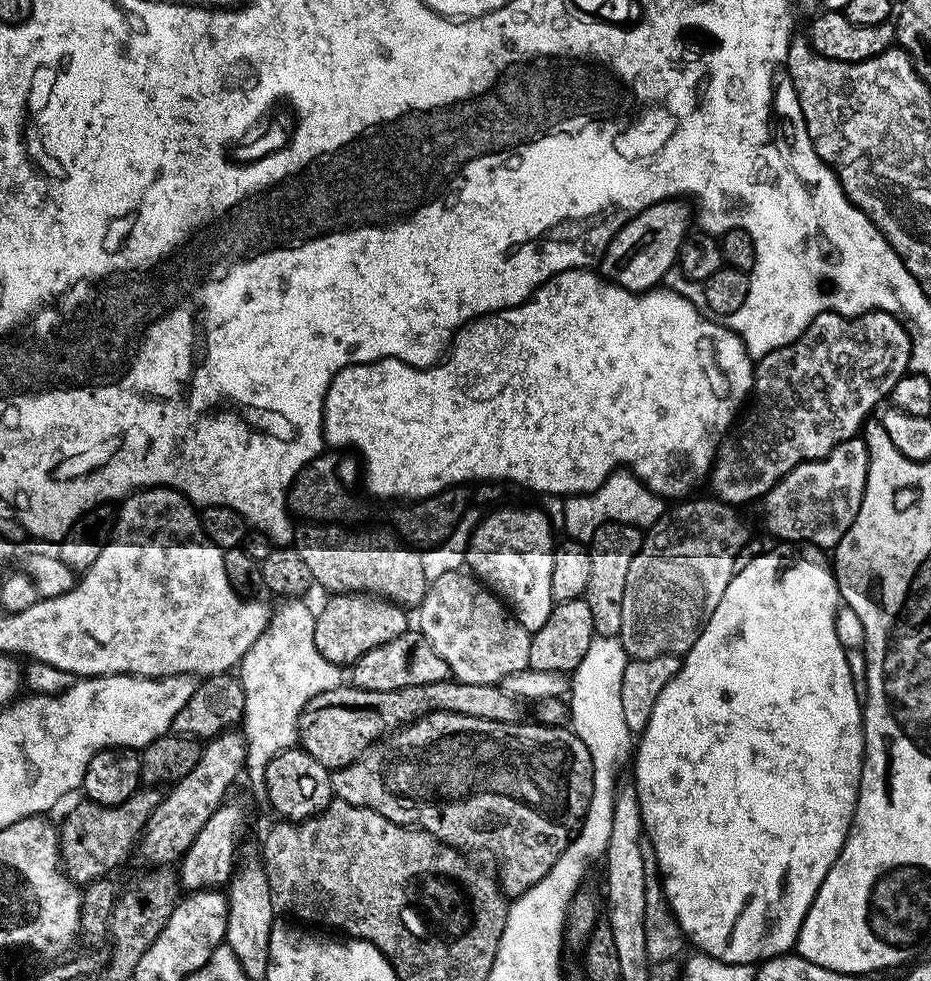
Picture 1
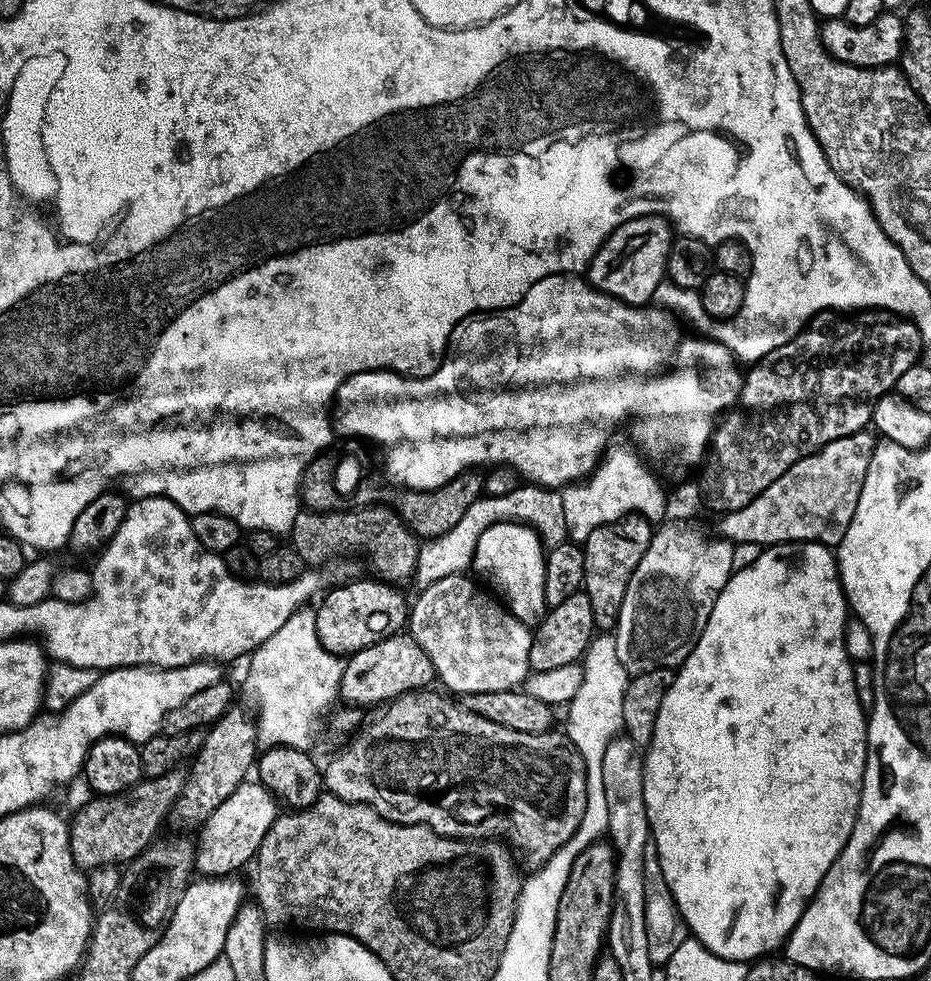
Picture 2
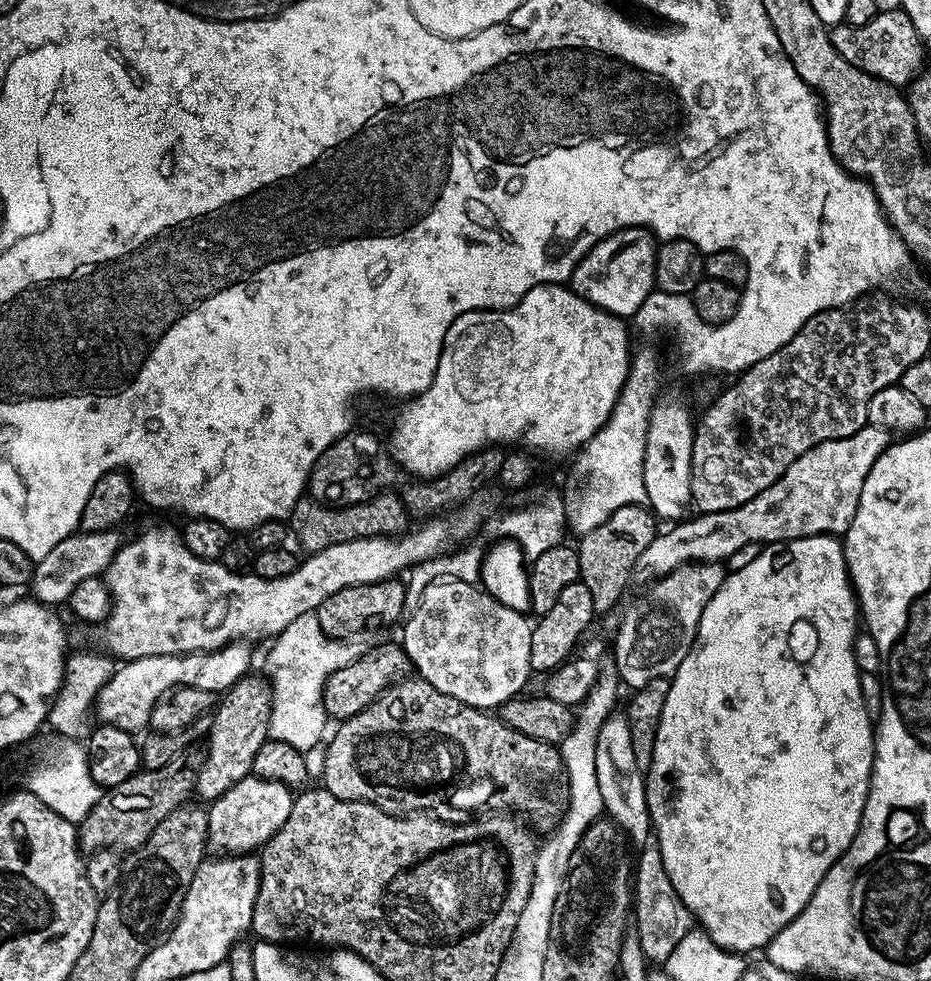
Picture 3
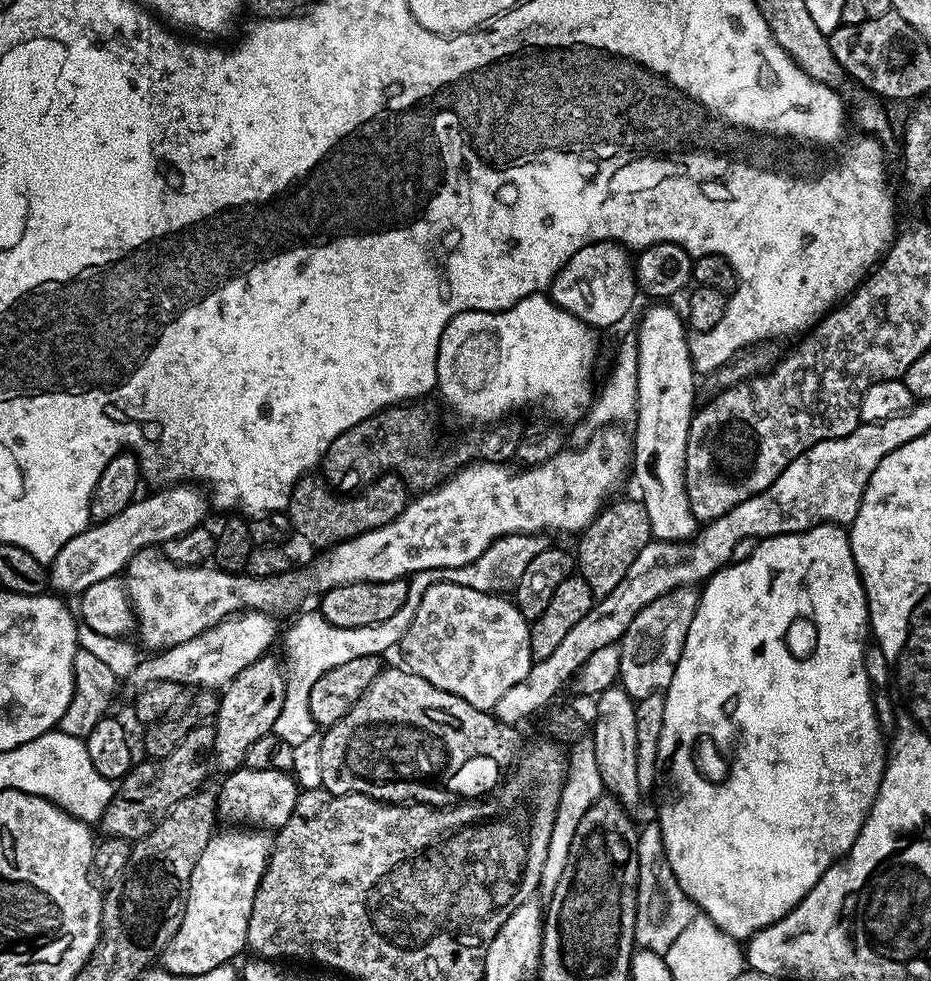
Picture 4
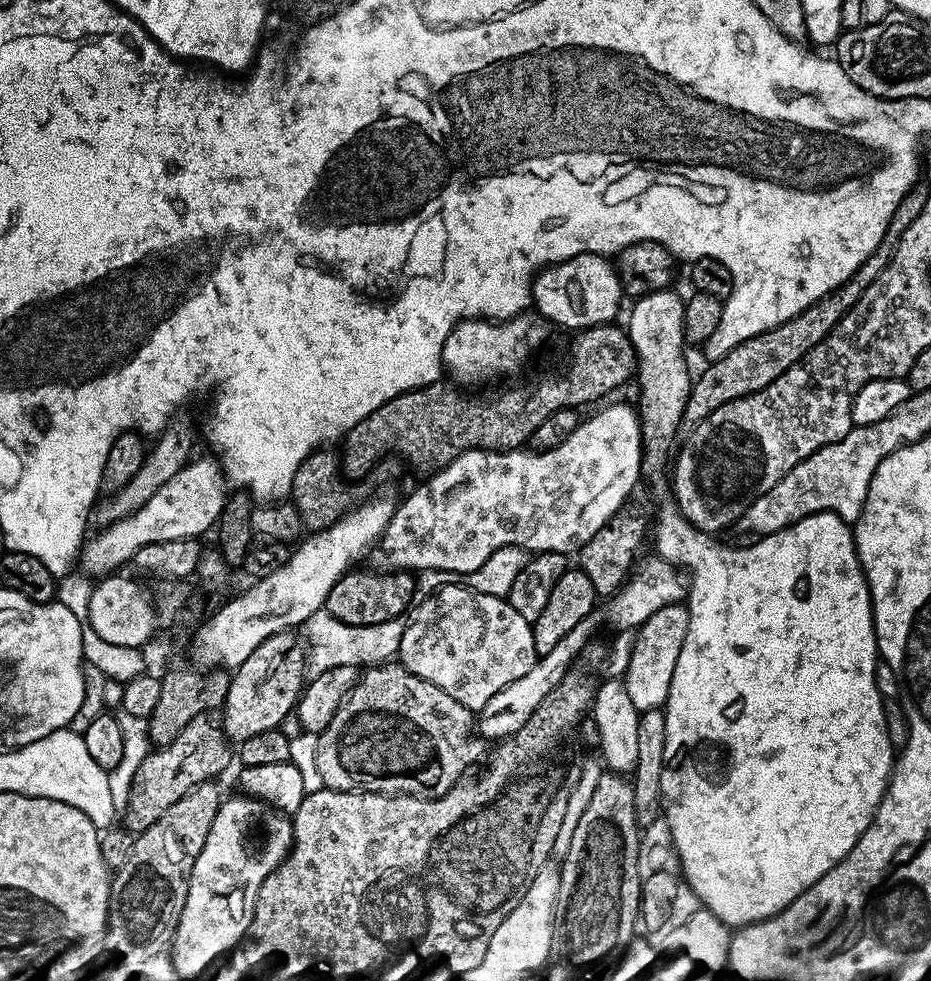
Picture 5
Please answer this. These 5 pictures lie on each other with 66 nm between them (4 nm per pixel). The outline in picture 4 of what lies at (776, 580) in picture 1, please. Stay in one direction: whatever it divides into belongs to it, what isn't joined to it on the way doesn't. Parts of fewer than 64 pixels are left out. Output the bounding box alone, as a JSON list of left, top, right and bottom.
[654,524,886,942]

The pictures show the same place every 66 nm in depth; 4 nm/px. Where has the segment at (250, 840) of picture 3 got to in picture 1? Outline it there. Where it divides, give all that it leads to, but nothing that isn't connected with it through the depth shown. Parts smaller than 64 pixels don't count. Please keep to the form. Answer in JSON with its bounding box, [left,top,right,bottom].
[178,802,248,894]

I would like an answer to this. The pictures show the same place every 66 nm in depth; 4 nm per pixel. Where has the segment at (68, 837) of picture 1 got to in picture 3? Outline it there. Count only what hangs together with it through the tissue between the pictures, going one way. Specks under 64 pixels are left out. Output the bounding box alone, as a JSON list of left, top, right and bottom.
[78,759,198,854]

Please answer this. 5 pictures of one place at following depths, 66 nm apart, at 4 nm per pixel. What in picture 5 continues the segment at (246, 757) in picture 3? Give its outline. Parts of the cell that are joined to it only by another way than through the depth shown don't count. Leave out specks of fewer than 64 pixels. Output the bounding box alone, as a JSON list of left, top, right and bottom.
[222,631,307,744]

